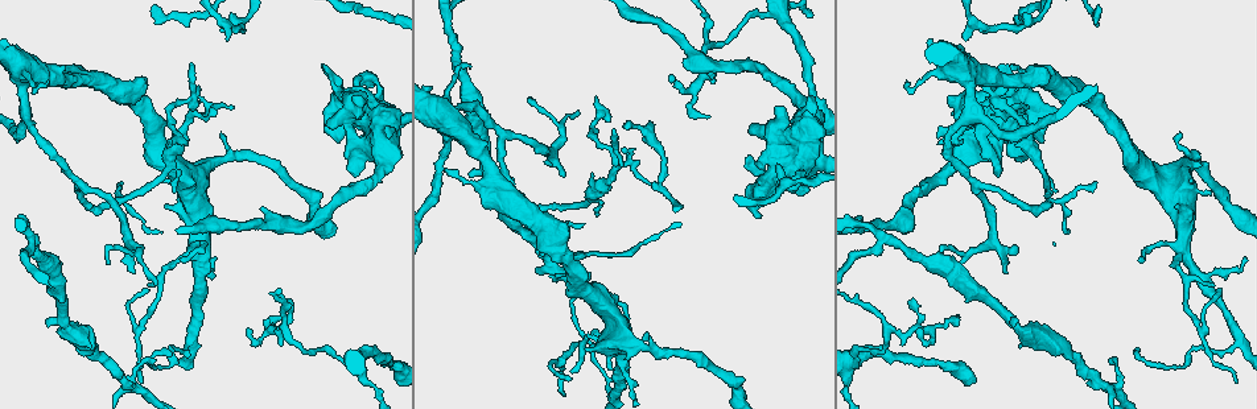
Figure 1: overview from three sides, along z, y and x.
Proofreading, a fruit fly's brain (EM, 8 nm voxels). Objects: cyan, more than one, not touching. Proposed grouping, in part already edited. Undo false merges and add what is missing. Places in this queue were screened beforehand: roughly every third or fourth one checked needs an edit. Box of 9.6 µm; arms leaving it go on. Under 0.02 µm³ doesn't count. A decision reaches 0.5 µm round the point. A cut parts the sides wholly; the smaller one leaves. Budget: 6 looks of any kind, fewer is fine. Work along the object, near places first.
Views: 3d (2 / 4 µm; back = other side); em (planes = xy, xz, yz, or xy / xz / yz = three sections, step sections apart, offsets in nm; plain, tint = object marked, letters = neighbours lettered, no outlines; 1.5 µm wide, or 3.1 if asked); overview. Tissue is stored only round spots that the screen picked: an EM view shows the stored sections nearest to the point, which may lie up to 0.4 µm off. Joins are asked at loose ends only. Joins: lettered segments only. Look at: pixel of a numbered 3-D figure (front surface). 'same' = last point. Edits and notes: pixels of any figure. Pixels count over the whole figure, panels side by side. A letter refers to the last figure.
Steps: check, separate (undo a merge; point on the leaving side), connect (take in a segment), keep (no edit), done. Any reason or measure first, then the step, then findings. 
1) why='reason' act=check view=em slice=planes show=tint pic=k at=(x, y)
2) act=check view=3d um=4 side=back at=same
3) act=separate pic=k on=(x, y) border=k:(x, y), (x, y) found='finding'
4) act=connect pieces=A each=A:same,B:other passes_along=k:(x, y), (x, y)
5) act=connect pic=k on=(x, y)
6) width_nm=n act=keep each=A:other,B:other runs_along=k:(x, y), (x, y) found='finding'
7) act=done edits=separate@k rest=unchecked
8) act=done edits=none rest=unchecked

why='free end' act=check view=em slice=xz step=4 show=tint pic=1 at=(585, 223)

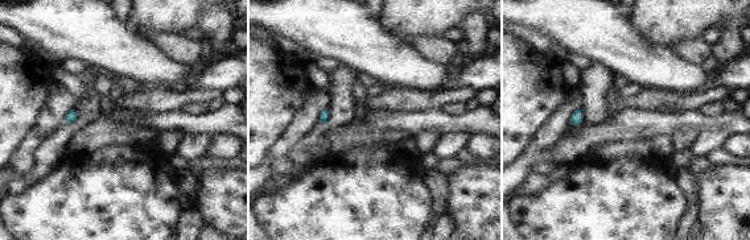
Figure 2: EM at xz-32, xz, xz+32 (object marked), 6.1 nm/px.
why='cut it another way' act=check view=em slice=planes show=letters at=same

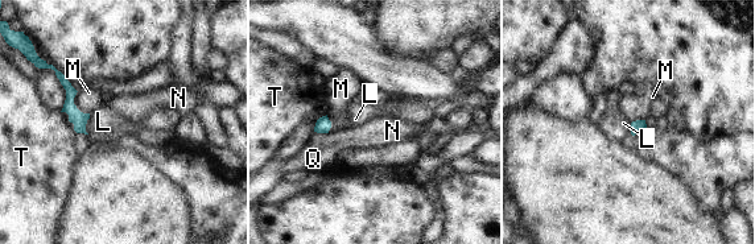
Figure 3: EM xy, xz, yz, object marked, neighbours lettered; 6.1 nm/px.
width_nm=80 act=keep each=L:other,M:other,N:other,Q:other,T:other border=3:(644, 119), (636, 119), (631, 123) found='no lettered segment goes on from it'

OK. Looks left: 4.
why='thin end' act=check view=3d um=4 pic=1 at=(180, 259)

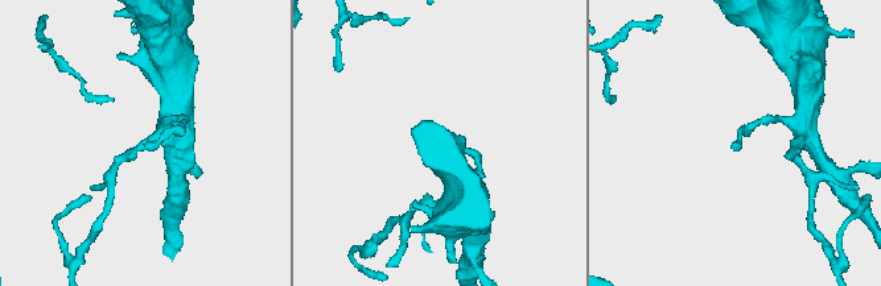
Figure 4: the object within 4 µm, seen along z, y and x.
act=check view=em slice=xy step=8 show=tint pic=4 at=(734, 145)

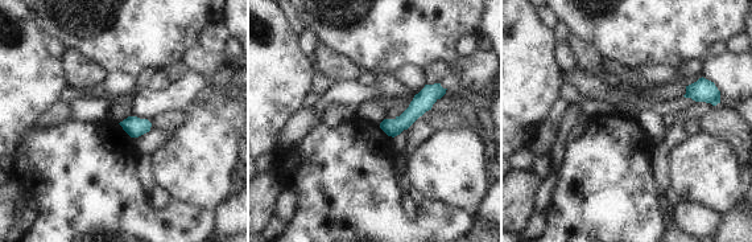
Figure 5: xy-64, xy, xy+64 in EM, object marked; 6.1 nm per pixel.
why='another direction' act=check view=em slice=planes show=letters at=same

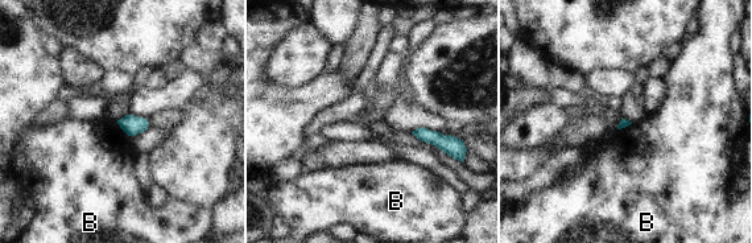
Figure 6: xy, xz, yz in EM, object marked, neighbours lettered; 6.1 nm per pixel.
act=keep each=B:other border=6:(116, 122), (128, 136) found='none of them fits'

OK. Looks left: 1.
why='sudden change in width' act=check view=em slice=yz step=4 show=letters pic=1 at=(609, 386)

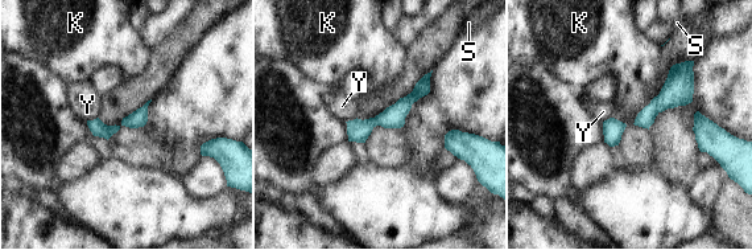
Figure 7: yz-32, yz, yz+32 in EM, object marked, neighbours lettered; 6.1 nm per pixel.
act=keep each=K:other,S:other,Y:other found='all the same cell'

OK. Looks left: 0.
act=done edits=none rest=unchecked

